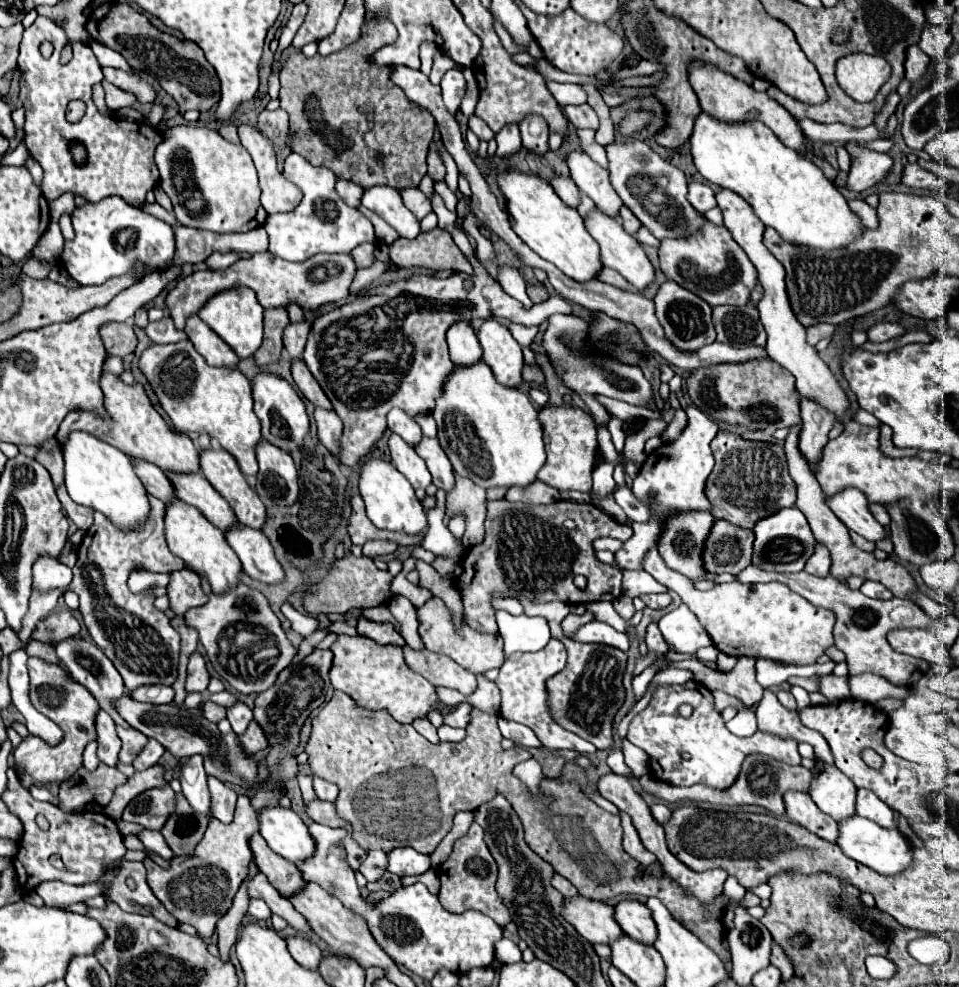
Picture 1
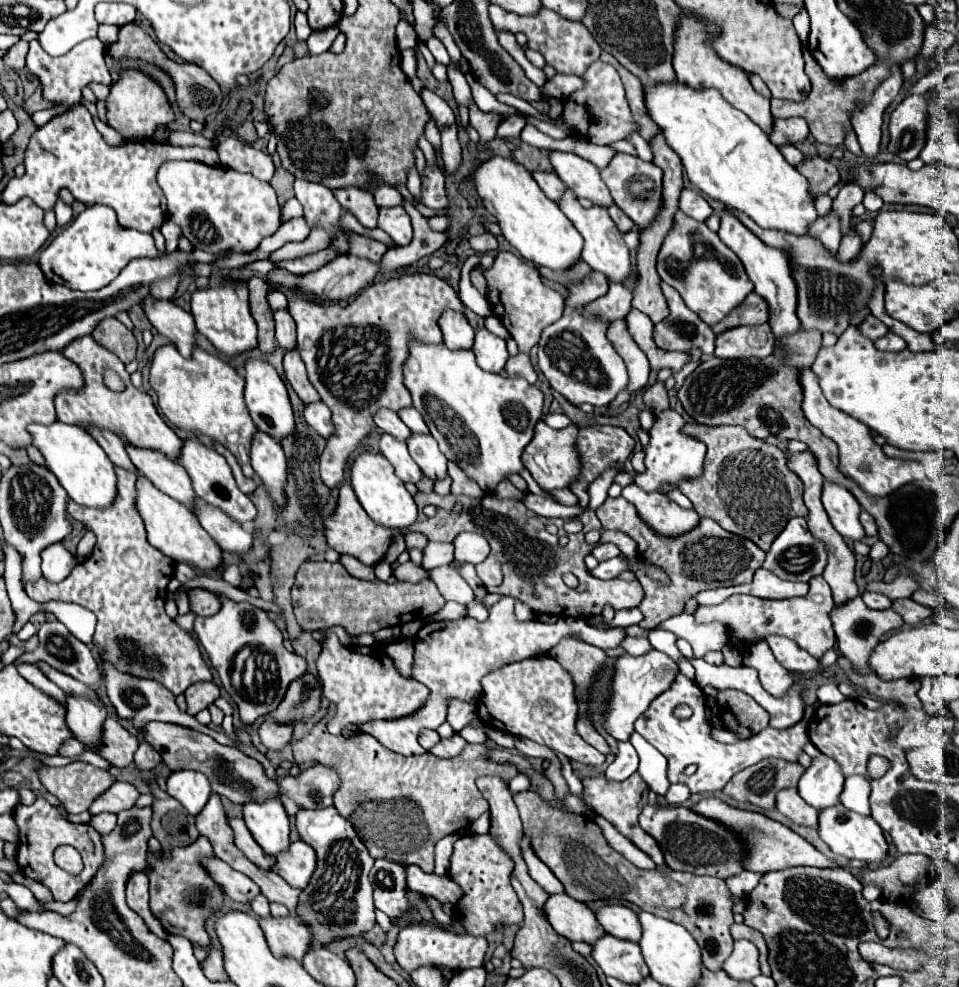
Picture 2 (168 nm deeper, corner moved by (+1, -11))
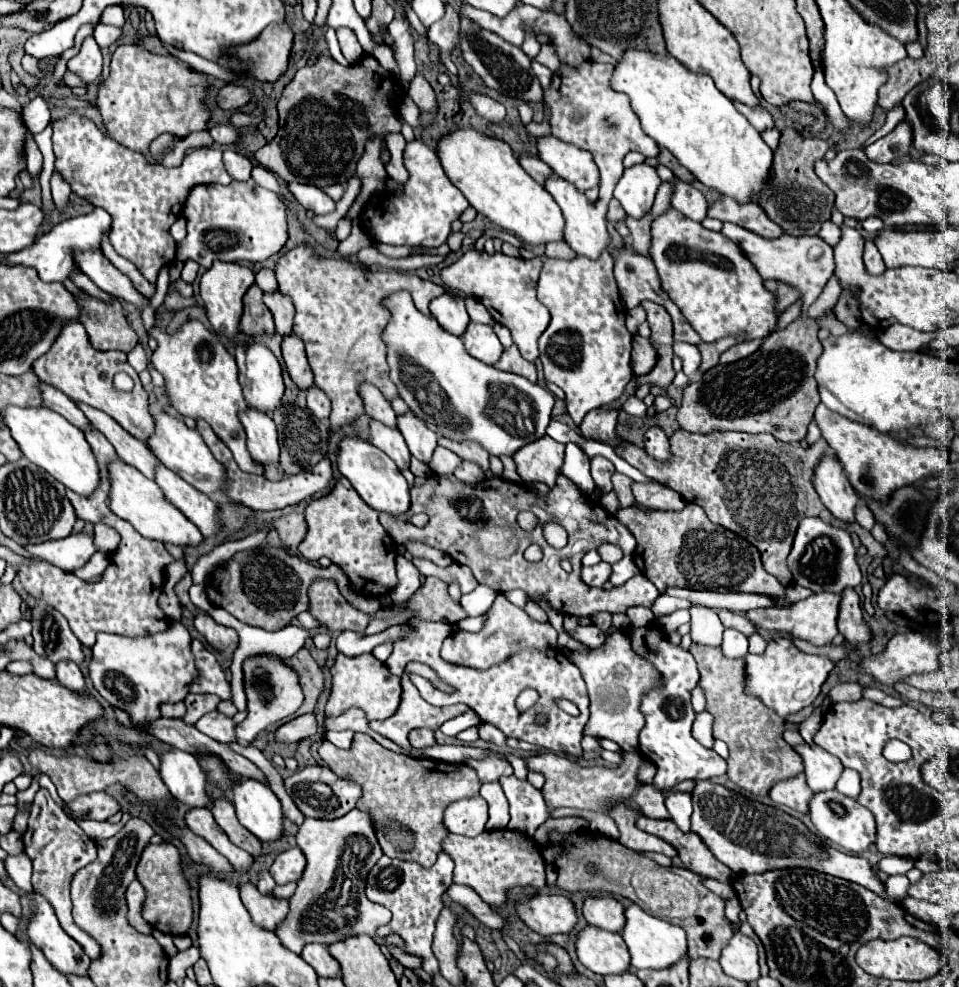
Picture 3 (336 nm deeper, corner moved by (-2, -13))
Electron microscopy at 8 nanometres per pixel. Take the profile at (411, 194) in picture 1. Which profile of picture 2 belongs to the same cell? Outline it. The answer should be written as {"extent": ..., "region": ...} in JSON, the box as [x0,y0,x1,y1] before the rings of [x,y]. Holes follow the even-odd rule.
{"extent":[374,186,404,206],"region":[[[380,186],[376,190],[374,198],[376,198],[378,206],[396,206],[396,204],[404,202],[404,198],[400,196],[400,192],[396,188],[392,188],[392,186]]]}

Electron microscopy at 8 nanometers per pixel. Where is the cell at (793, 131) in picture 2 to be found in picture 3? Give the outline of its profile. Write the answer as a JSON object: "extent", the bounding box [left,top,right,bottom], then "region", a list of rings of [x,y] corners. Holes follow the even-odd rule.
{"extent":[735,102,775,132],"region":[[[735,102],[735,106],[747,116],[747,120],[749,120],[759,132],[765,130],[765,128],[773,128],[773,126],[775,126],[771,114],[767,114],[763,108],[749,108],[749,106],[741,104],[741,102]]]}

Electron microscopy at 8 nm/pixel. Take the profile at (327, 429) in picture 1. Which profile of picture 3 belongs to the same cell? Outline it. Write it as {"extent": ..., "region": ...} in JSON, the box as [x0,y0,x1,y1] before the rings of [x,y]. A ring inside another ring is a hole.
{"extent":[307,384,331,420],"region":[[[315,384],[307,388],[307,406],[321,420],[327,420],[331,414],[331,402],[327,394],[323,394],[323,390],[319,390]]]}

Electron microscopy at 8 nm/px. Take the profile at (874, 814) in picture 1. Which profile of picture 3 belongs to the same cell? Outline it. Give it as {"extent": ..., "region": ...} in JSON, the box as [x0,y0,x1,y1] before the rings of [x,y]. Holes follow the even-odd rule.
{"extent":[837,768,861,798],"region":[[[845,768],[843,774],[839,776],[839,784],[837,784],[839,792],[849,796],[849,798],[857,798],[861,792],[861,784],[859,784],[859,774],[851,768]]]}

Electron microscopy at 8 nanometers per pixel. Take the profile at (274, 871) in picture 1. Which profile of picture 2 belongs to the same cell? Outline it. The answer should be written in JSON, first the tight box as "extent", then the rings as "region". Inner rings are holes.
{"extent":[230,818,276,870],"region":[[[230,818],[230,826],[234,830],[234,844],[238,850],[242,850],[242,854],[256,866],[260,866],[262,870],[272,870],[276,864],[276,858],[272,858],[270,854],[262,852],[262,848],[256,844],[256,840],[252,838],[250,830],[246,828],[242,818]]]}

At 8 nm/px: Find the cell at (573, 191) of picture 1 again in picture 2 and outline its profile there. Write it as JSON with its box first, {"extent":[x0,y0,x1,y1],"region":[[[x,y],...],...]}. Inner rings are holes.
{"extent":[532,172,566,202],"region":[[[534,172],[532,176],[534,176],[534,180],[538,182],[538,186],[542,188],[542,192],[544,192],[550,200],[560,202],[560,196],[564,196],[566,186],[564,186],[564,182],[562,182],[554,172]]]}

